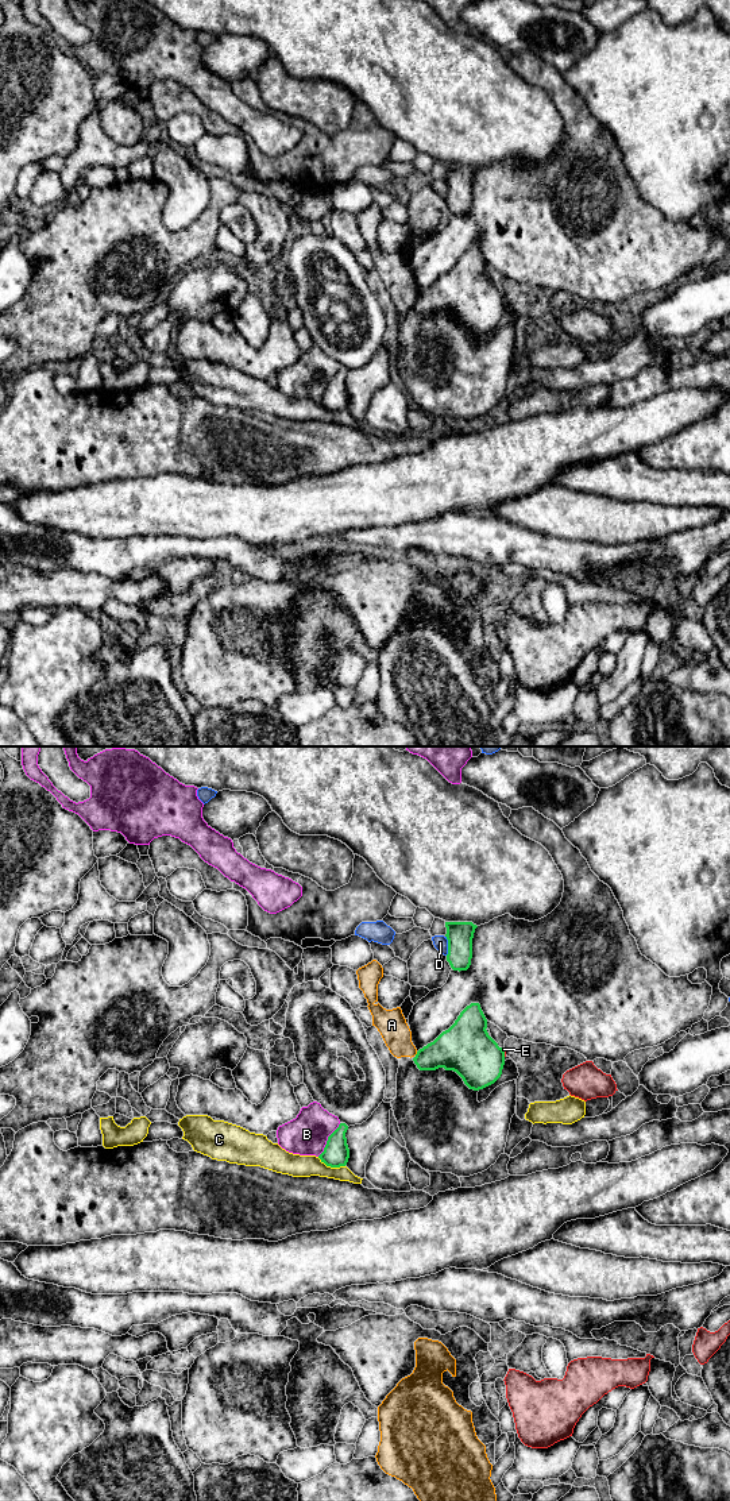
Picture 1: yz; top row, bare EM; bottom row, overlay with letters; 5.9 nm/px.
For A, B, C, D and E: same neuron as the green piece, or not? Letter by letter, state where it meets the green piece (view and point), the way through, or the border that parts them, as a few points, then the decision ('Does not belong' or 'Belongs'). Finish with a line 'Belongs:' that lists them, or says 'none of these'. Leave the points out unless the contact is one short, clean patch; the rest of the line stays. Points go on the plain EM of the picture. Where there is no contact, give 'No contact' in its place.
A: Touches green at yz (417, 297). Path across: yz (459, 293), (441, 297), (417, 297), (397, 280), (391, 269). Belongs
B: Touches green at yz (328, 384). Does not belong
C: Touches green at yz (331, 411). Does not belong
D: Touches green at yz (448, 189). Does not belong
E: Touches green at yz (503, 297). Does not belong
Belongs: A

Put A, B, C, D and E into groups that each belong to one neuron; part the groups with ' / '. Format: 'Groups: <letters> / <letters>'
Groups: A / B / C / D / E

